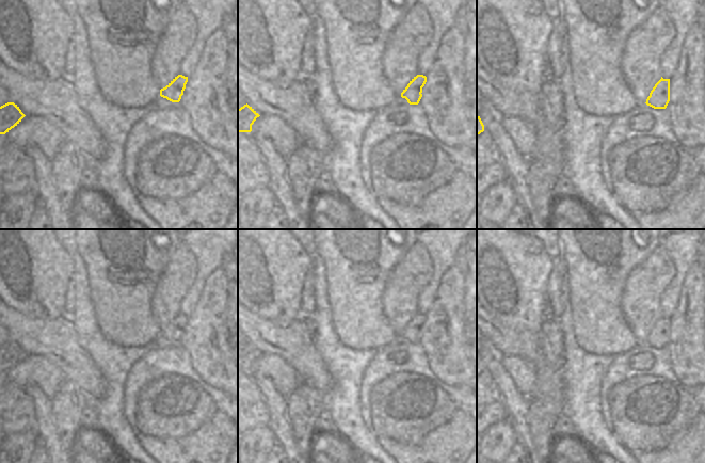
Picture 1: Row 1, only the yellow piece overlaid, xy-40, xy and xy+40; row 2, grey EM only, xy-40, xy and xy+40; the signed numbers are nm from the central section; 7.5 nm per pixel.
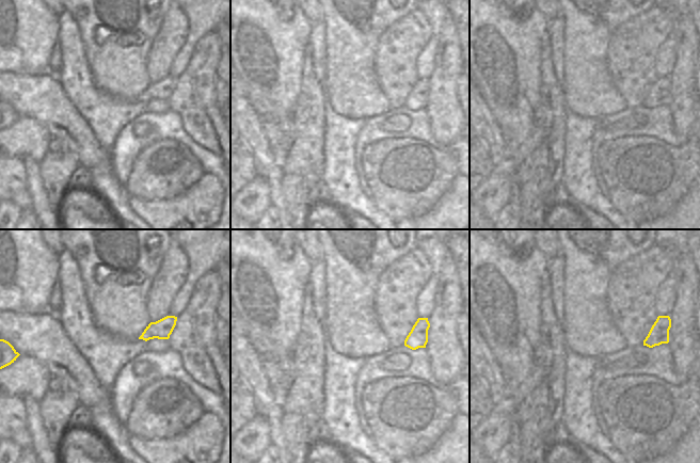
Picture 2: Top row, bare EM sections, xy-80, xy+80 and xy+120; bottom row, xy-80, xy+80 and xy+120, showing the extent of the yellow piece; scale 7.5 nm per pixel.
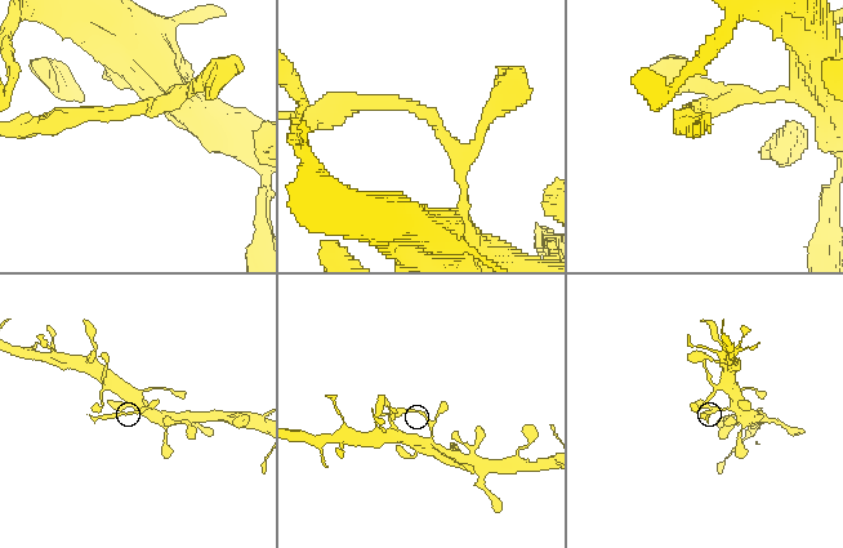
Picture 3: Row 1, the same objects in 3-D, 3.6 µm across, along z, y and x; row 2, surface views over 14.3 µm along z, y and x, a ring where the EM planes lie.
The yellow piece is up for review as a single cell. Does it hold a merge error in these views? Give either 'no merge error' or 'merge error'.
merge error

